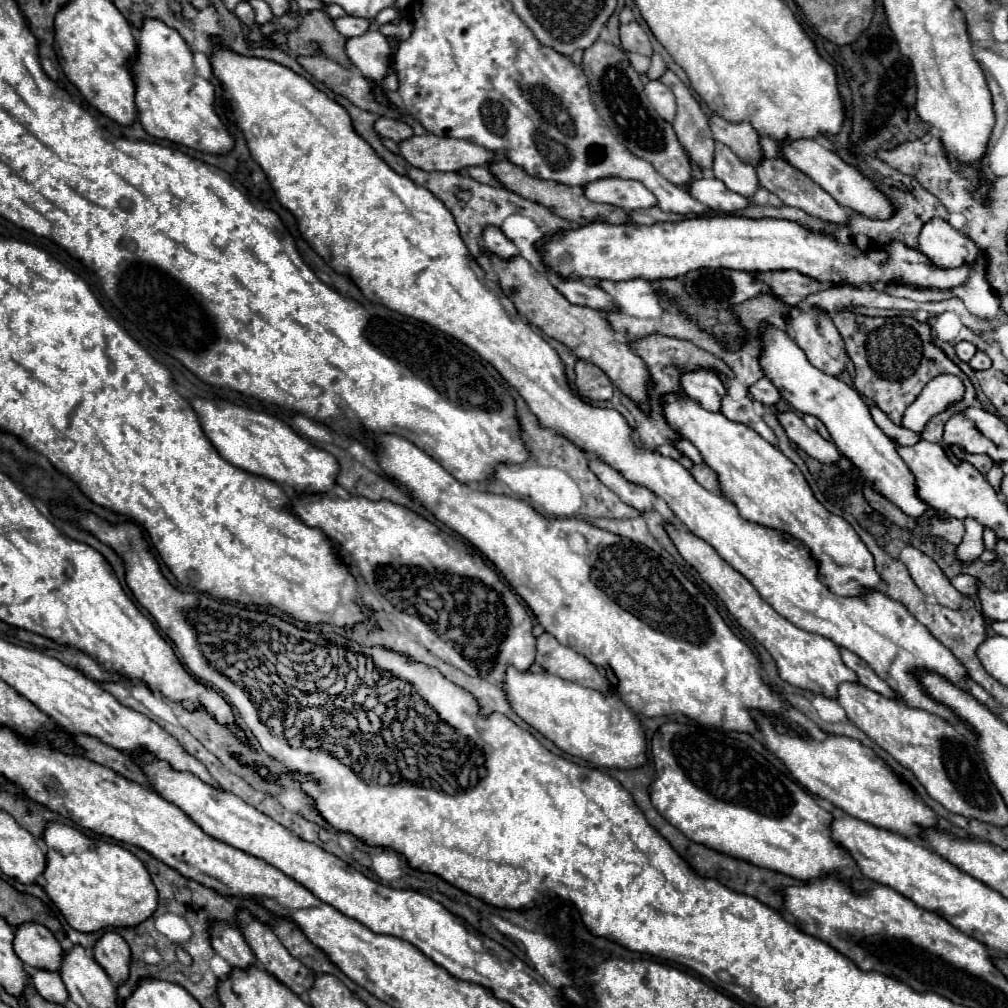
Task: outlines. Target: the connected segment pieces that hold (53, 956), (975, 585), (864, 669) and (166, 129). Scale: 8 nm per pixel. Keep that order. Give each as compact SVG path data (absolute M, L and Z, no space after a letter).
M19 926L15 930L15 952L25 966L35 970L59 972L65 950L45 926Z
M959 574L959 576L955 576L951 582L953 582L953 586L955 586L961 594L965 594L965 596L977 596L977 592L979 592L979 580L977 580L975 576Z
M841 648L841 658L843 658L845 666L849 666L849 668L857 674L859 682L861 682L865 688L869 688L869 690L873 690L873 692L877 692L877 694L881 694L881 696L885 696L885 698L893 698L893 700L899 700L899 702L901 702L901 696L899 696L895 690L891 690L889 684L887 684L885 680L881 680L881 678L871 670L871 666L869 666L865 660L861 660L857 654L853 654L853 652L847 650L847 648Z
M145 18L139 28L137 60L127 64L135 80L135 106L147 134L209 154L225 154L233 148L233 136L215 112L213 84L195 74L191 50L177 30Z

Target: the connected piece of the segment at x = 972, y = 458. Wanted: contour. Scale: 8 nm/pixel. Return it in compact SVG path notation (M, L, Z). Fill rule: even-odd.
M953 445L950 449L960 459L971 462L971 464L973 464L979 472L983 472L983 474L987 474L987 472L989 472L989 468L993 466L993 460L991 460L987 454L963 453L956 445Z

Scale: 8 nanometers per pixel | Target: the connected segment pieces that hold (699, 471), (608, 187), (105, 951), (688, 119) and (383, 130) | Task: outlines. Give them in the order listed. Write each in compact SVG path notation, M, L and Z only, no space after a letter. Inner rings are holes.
M707 464L693 466L691 474L693 474L693 478L695 478L703 488L707 488L709 492L715 492L715 494L721 492L721 488L719 488L719 480L717 480L717 474L715 474Z
M603 178L585 186L587 198L593 202L603 202L619 206L623 210L651 208L657 204L657 198L639 182L625 178Z
M105 932L95 944L93 956L115 982L115 986L123 984L129 978L131 948L117 932Z
M667 70L659 80L667 84L677 98L677 118L673 128L679 142L687 150L693 164L697 164L701 170L709 170L713 166L715 140L705 112L693 98L691 90L671 70Z
M381 116L377 122L375 122L375 130L383 136L383 138L391 138L395 142L403 142L407 138L413 136L413 128L397 118L387 118L387 116Z

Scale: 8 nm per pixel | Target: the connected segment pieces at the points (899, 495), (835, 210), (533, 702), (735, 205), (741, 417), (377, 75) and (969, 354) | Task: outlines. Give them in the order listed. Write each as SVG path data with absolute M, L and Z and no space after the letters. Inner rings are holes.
M775 326L765 328L761 362L763 362L765 376L771 378L771 382L775 382L775 386L781 390L783 398L795 410L817 416L827 426L839 452L855 464L859 474L867 480L867 484L877 494L881 494L889 502L893 502L901 512L905 512L911 518L921 518L927 512L929 504L917 496L913 472L909 470L909 466L903 462L903 458L895 450L895 444L891 442L891 438L875 424L875 420L869 412L869 406L857 394L855 388L847 386L843 380L839 380L835 376L827 376L819 368L815 368L803 354L803 350L799 346L795 346L795 342L791 342L787 332L783 332L781 328L775 328Z
M767 160L767 162L763 162L763 166L759 166L759 170L757 170L757 176L759 176L761 186L767 188L769 192L777 194L787 206L801 208L801 210L805 210L807 214L811 214L811 216L815 216L819 220L825 220L829 224L847 226L849 220L851 220L851 216L853 216L849 210L845 210L843 206L839 206L835 202L835 198L831 194L827 194L819 184L815 184L809 176L805 176L801 170L793 168L785 160Z
M507 666L505 698L521 720L525 720L529 726L533 726L545 738L549 738L559 750L571 756L583 758L603 768L635 768L635 766L645 764L645 730L639 724L637 716L631 710L627 710L621 700L615 700L615 696L605 698L597 690L583 688L575 682L567 682L549 672L533 674L533 672L519 672L513 666Z
M711 176L691 182L689 194L695 200L709 206L713 212L723 212L723 214L733 214L751 204L749 198L743 198L743 196L727 190L727 186L721 180L711 178Z
M725 396L725 398L723 398L721 412L723 412L723 416L727 416L729 420L745 424L747 428L755 430L761 438L765 438L769 444L777 446L777 436L775 436L775 432L773 432L773 430L763 422L763 418L755 412L755 408L753 408L753 400L749 400L749 398L733 400L733 398Z
M367 32L363 36L349 38L345 44L349 60L361 70L361 74L377 84L383 84L387 70L393 64L393 52L389 40L381 32Z
M957 342L957 344L955 344L955 352L957 352L959 360L969 362L969 360L973 358L973 354L977 352L977 348L975 348L971 342Z

